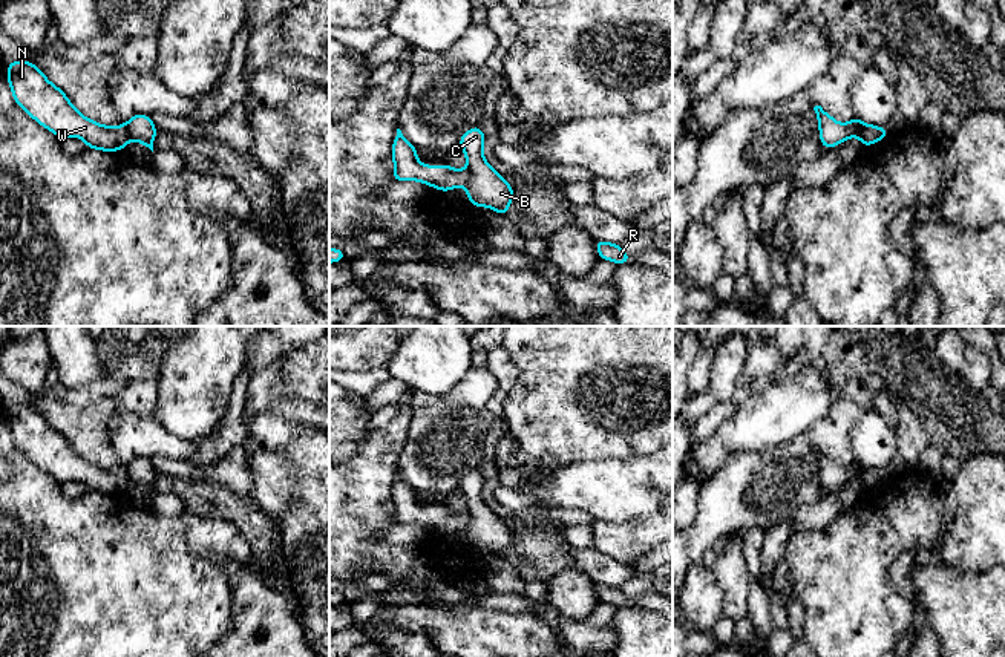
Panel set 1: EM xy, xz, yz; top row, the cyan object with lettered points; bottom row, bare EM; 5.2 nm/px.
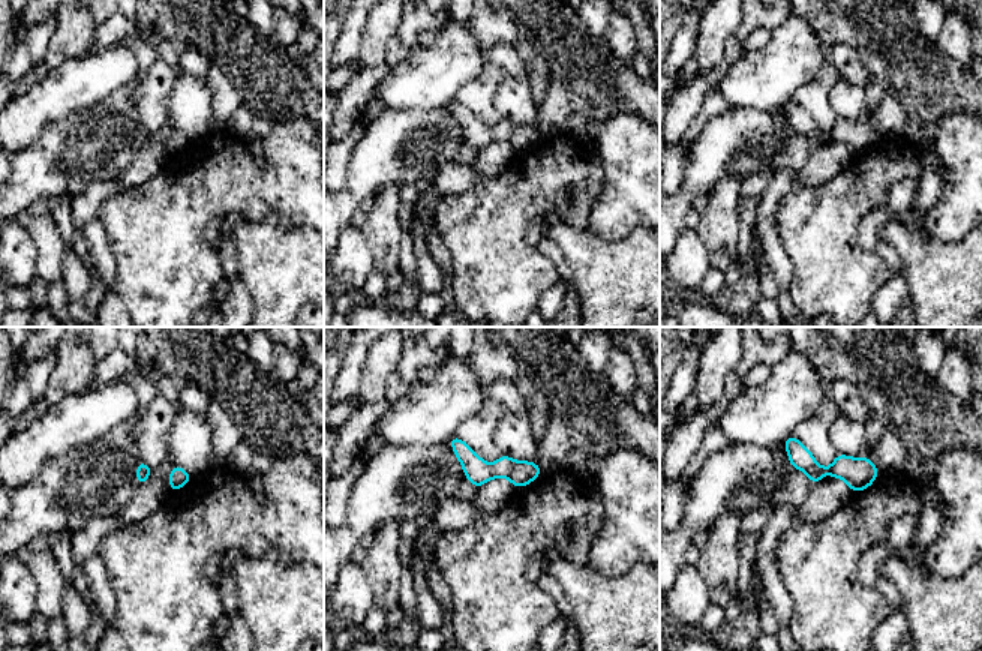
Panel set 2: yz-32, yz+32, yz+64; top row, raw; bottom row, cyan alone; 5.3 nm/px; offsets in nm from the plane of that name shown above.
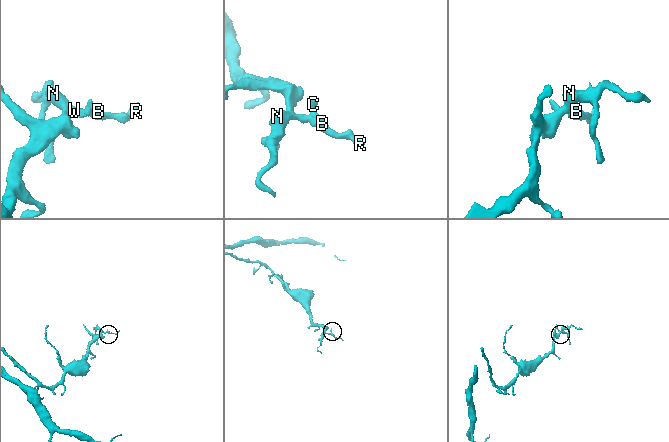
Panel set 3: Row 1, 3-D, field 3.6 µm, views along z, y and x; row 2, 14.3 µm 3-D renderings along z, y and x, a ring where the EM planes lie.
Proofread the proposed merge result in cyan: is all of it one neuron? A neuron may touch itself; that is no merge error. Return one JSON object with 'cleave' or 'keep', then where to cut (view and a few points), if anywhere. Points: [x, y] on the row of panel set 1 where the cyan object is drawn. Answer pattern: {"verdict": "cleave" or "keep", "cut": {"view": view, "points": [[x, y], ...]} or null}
{"verdict": "cleave", "cut": {"view": "xz", "points": [[468, 169], [468, 181], [463, 186]]}}

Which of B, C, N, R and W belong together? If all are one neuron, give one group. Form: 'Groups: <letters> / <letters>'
Groups: B C R / N W

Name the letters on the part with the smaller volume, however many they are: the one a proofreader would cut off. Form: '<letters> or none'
B, C, R

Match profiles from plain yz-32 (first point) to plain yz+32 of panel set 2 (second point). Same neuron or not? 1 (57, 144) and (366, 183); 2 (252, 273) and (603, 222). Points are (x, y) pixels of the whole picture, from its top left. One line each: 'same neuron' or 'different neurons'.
1: same neuron
2: different neurons

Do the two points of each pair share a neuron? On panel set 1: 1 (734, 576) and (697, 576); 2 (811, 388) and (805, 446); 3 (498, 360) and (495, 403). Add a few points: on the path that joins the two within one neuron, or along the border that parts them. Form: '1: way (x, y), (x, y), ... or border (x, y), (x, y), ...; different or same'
1: border (710, 568), (722, 593), (722, 611); different
2: border (806, 431), (774, 449); different
3: way (503, 371), (503, 392); same

